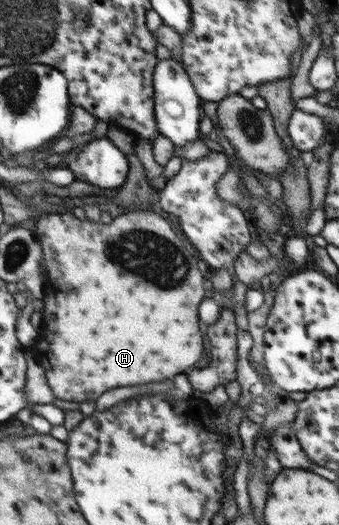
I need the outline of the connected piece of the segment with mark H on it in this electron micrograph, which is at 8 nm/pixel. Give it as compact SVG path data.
M150 210L129 211L117 216L110 224L102 222L89 222L74 216L73 212L45 213L38 217L32 223L42 244L42 253L44 254L45 266L47 268L47 283L45 286L45 296L43 301L46 327L44 333L41 333L41 340L34 346L42 353L42 357L48 359L48 365L44 361L45 375L48 381L48 387L51 387L52 394L60 400L76 403L82 401L96 401L98 397L88 397L88 395L102 395L110 389L116 387L128 387L128 385L142 385L142 383L162 383L166 379L172 379L178 373L184 373L190 369L200 357L204 349L204 335L198 325L198 303L204 298L204 277L200 270L201 255L198 250L188 241L186 237L180 237L168 221L164 221L160 215Z

